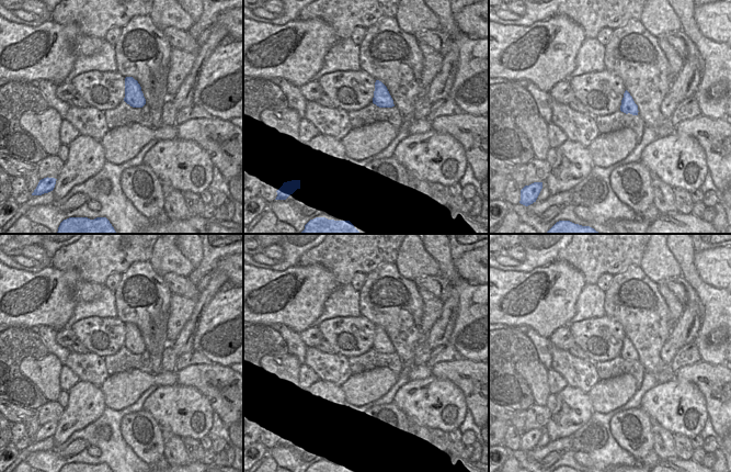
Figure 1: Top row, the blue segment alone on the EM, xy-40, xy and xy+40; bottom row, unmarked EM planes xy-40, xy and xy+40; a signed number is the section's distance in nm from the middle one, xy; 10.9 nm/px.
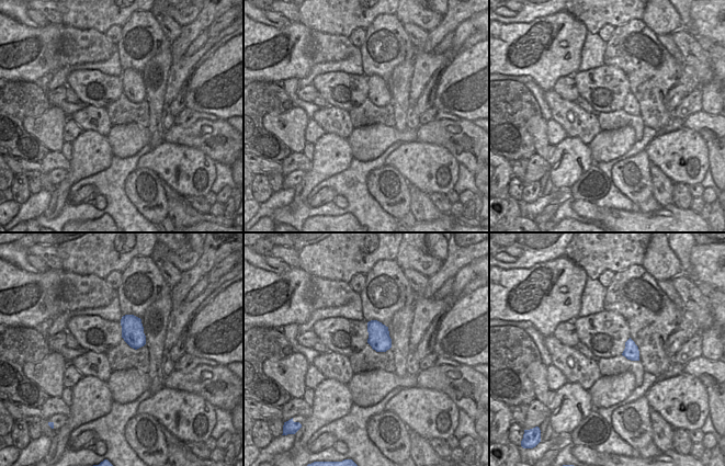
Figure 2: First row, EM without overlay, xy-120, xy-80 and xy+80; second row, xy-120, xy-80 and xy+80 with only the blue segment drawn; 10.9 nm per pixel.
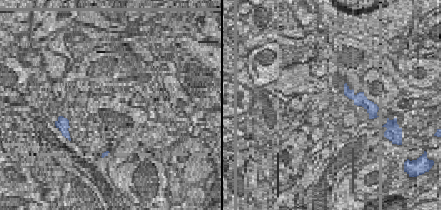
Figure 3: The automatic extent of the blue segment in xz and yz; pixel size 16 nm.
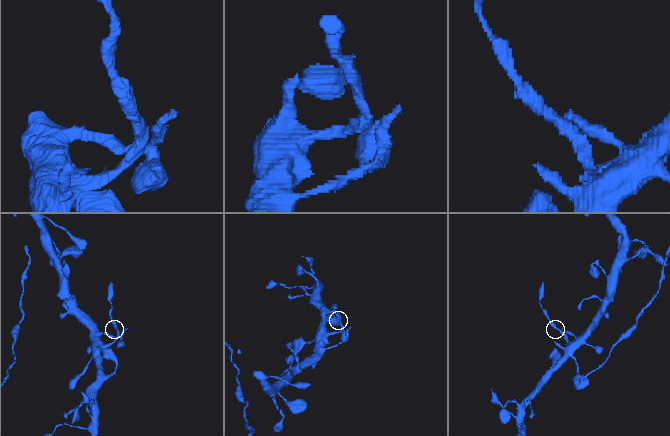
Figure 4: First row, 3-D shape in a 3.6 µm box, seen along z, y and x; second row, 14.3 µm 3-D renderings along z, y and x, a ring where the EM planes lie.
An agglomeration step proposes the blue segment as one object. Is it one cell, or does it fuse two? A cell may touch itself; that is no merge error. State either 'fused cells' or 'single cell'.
fused cells

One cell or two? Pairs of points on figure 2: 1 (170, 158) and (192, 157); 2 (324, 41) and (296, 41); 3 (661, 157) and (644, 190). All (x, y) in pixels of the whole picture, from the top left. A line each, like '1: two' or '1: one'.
1: one
2: two
3: two

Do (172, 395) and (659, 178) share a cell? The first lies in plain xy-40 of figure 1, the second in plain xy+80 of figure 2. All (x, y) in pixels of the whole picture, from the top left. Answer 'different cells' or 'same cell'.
different cells

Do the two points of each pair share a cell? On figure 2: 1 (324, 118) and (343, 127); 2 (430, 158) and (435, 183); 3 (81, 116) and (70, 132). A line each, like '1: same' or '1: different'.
1: same
2: same
3: different

